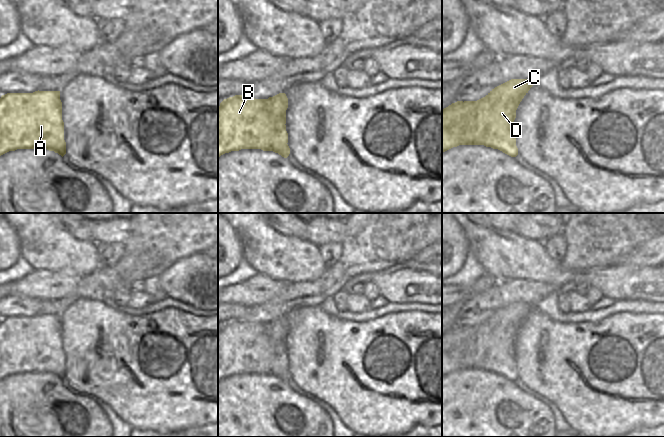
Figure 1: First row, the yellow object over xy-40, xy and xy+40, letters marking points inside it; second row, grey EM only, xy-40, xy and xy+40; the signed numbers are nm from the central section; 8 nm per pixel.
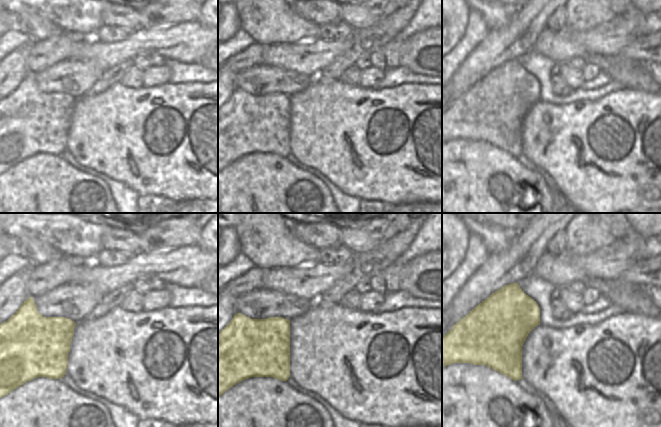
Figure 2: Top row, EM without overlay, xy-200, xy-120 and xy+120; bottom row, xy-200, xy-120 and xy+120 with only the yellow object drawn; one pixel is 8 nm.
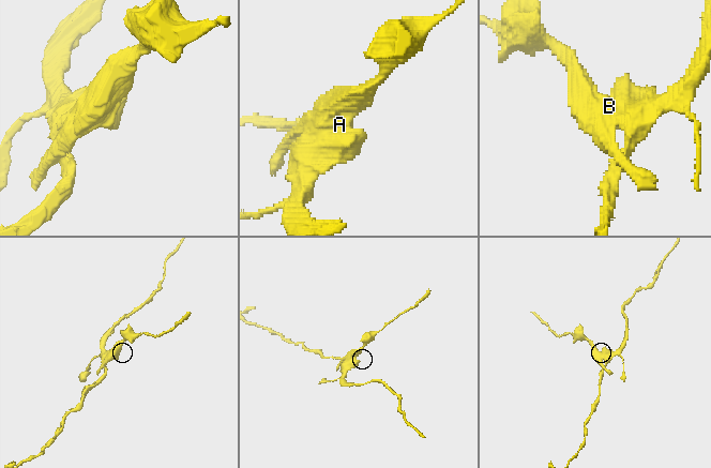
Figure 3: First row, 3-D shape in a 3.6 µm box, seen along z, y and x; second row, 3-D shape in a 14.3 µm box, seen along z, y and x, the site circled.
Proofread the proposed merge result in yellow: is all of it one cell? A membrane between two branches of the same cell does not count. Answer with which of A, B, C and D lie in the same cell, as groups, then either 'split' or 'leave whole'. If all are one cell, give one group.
groups A B / C D; split

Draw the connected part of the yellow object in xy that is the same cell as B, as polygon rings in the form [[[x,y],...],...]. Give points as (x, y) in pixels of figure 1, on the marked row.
[[[235,95],[224,99],[218,107],[218,157],[241,149],[261,149],[279,153],[279,147],[288,143],[286,125],[274,124],[266,110],[267,99],[255,99]]]

